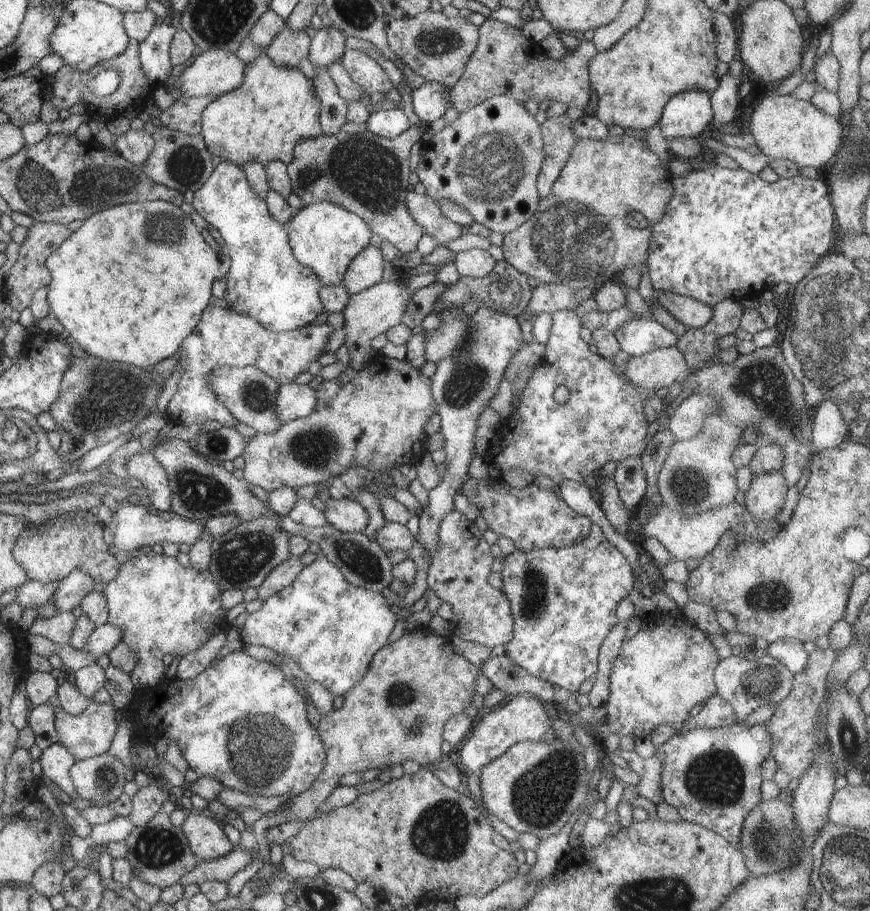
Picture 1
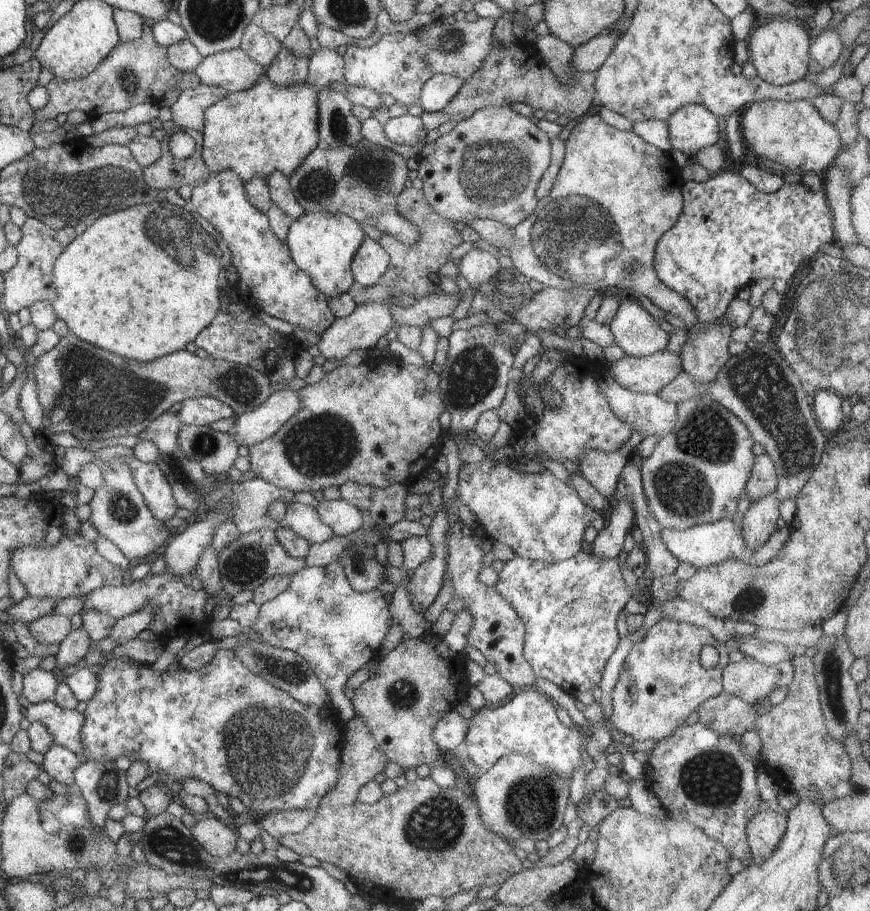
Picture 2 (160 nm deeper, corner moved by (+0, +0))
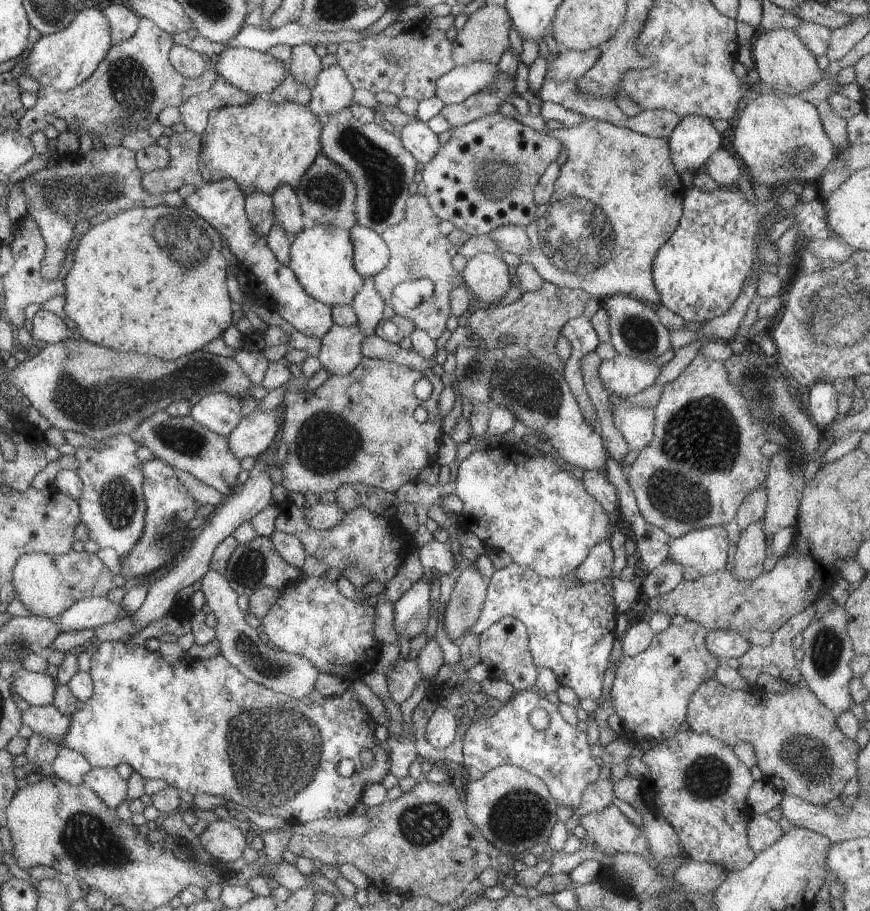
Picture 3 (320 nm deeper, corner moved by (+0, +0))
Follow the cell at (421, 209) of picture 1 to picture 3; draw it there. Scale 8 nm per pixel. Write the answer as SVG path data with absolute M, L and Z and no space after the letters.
M410 195L407 200L405 219L397 225L387 228L381 235L388 245L390 258L384 270L376 273L374 284L386 305L391 306L396 314L411 320L416 329L422 329L435 341L446 331L446 322L451 316L451 292L456 287L464 286L461 273L456 272L452 257L458 253L458 247L450 243L448 237L440 233L438 224L441 218L430 208L425 195Z

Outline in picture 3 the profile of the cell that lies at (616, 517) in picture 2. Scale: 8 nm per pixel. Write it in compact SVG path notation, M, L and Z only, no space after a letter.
M610 539L591 548L586 560L575 569L575 578L580 585L591 583L612 574L614 556Z

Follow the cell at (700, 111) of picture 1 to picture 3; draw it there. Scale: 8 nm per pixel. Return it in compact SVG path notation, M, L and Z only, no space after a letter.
M686 115L667 138L676 174L694 174L704 169L708 159L721 148L722 136L708 117Z

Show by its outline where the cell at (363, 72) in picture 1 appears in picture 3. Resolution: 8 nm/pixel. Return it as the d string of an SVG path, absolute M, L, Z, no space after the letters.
M424 21L394 37L382 32L357 41L341 42L335 55L355 89L368 90L374 95L392 92L399 99L408 96L419 102L434 97L437 80L456 66L446 32L430 28Z

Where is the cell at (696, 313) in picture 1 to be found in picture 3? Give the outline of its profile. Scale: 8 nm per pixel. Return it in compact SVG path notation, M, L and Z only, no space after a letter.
M588 118L578 126L569 129L553 130L550 134L562 141L564 148L567 150L568 158L564 166L561 167L560 174L554 183L554 194L550 198L550 202L537 207L536 218L525 228L531 240L531 245L533 245L533 252L531 249L530 254L522 255L522 262L534 264L538 274L545 282L551 282L559 287L568 287L569 289L583 288L584 292L589 293L590 296L599 302L603 302L613 294L623 294L657 306L659 292L656 290L652 278L653 260L660 247L674 234L683 213L684 189L671 161L668 139L666 137L658 138L641 135L598 119Z

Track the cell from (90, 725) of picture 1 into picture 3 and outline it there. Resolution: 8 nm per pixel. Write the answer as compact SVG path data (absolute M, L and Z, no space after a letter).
M53 704L46 706L30 705L23 712L23 723L28 724L34 735L40 735L56 744L64 738L71 727L71 716L61 713Z

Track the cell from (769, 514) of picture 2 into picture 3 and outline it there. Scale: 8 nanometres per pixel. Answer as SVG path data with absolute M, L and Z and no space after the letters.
M763 522L752 523L740 533L736 554L735 566L731 574L745 583L764 574L764 560L768 552L766 535L763 531Z

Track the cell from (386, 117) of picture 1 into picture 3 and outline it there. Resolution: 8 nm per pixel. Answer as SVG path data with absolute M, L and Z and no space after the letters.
M412 121L396 134L404 148L424 166L436 156L441 147L438 135L424 121Z

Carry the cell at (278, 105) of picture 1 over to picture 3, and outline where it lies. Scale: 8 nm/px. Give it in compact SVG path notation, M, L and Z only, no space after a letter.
M261 95L253 96L248 105L212 109L208 124L201 134L203 148L199 152L199 171L204 183L214 184L222 179L234 179L245 196L256 191L271 196L280 185L290 185L296 191L306 171L321 154L319 138L322 123L309 107L290 101L277 105L267 96Z

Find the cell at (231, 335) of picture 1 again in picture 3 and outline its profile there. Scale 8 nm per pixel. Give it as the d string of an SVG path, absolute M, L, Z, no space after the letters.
M212 393L191 408L192 418L220 436L227 437L244 418L238 397L226 393Z

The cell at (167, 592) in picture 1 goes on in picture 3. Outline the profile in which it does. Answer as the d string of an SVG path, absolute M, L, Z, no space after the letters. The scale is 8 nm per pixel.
M92 597L79 600L78 603L68 608L57 619L62 632L69 630L86 630L86 628L98 628L108 624L110 620L126 617L126 612L121 606L108 602L108 597Z

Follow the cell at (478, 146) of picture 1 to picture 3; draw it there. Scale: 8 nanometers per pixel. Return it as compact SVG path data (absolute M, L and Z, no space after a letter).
M500 112L484 115L464 126L452 128L452 131L449 141L440 147L436 156L421 171L426 186L425 197L438 218L452 222L455 228L468 236L488 234L502 225L524 228L530 225L537 215L538 206L533 193L535 186L544 171L564 150L562 141L552 135L540 134L540 131Z

